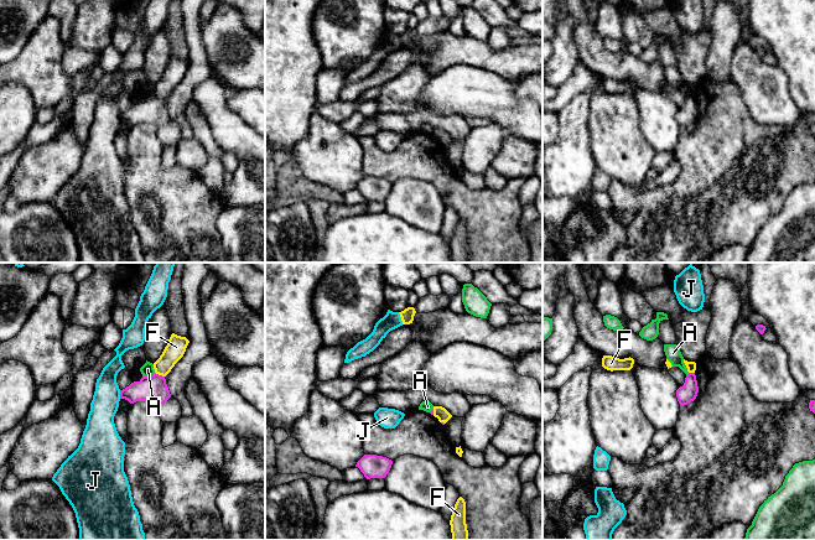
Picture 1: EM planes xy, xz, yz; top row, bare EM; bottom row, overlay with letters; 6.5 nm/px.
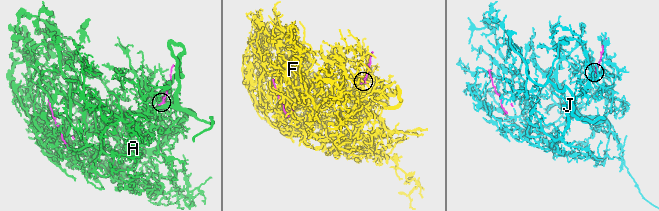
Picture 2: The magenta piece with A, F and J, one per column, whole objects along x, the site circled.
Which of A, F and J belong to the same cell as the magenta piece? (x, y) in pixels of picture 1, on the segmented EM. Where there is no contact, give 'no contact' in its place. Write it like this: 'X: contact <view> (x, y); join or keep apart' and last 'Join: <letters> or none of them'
A: contact xy (149, 377); keep apart
F: contact xy (160, 375); keep apart
J: contact xy (120, 394); keep apart
Join: none of them

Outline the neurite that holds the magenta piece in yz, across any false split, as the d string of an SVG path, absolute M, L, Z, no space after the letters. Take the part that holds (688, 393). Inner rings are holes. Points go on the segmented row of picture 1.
M689 373L685 378L685 383L676 390L676 398L680 406L687 405L697 396L699 386L695 373Z

